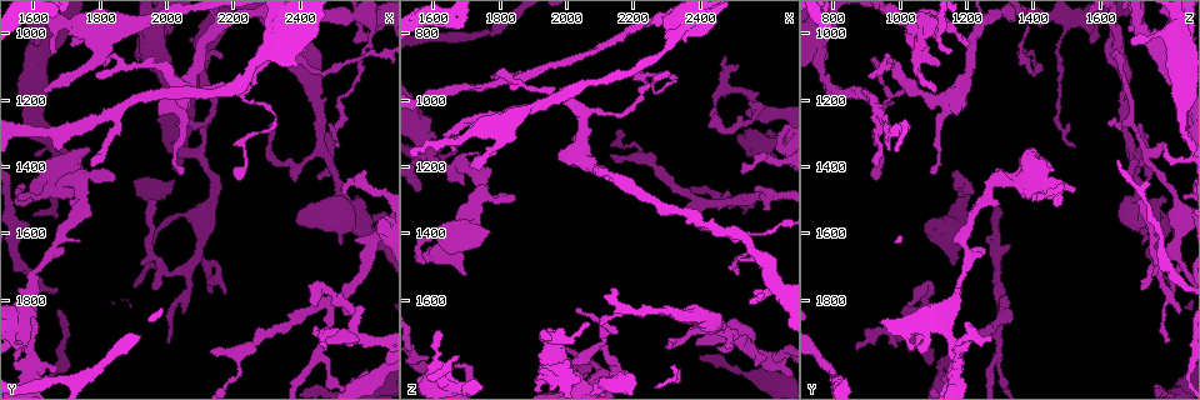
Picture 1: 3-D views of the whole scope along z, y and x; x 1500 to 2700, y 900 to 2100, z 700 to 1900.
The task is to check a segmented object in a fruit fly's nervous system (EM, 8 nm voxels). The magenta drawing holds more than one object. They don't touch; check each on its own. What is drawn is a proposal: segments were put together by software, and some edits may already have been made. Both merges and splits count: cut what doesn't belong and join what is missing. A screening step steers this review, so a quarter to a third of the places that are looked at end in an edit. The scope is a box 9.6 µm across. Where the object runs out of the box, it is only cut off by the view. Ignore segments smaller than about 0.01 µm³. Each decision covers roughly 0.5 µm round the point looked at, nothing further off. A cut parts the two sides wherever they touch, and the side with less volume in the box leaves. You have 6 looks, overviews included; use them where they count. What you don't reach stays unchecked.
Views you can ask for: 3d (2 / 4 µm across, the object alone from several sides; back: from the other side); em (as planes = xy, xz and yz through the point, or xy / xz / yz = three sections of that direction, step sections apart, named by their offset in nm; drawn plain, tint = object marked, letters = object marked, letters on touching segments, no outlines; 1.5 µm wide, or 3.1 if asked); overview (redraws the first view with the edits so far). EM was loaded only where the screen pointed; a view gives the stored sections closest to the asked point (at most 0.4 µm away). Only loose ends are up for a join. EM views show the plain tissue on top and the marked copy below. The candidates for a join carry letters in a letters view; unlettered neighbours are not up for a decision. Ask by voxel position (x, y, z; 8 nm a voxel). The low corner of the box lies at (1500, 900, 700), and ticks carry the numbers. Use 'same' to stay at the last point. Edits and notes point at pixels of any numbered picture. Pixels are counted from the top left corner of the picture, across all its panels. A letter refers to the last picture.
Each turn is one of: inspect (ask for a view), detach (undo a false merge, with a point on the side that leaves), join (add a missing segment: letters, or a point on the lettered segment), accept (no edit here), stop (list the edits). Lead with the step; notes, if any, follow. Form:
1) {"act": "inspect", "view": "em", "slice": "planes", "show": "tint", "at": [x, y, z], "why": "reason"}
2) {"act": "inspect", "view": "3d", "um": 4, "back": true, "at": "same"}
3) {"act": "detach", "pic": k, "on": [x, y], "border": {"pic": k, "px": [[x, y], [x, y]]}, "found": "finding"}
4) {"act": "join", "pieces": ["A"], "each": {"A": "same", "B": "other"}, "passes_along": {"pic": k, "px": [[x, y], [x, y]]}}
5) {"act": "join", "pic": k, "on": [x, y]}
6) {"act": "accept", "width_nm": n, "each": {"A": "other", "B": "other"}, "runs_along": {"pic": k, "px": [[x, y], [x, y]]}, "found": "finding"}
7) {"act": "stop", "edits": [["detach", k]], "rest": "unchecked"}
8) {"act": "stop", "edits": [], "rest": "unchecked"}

{"act": "inspect", "view": "em", "slice": "planes", "show": "letters", "at": [2210, 1440, 910], "why": "branch stops here"}

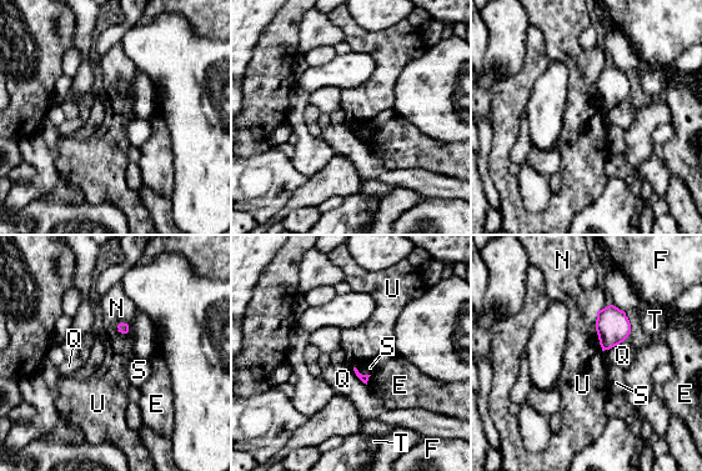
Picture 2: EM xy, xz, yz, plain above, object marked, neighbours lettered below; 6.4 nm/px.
{"act": "accept", "each": {"E": "other", "F": "other", "N": "other", "Q": "other", "S": "other", "T": "other", "U": "other"}, "found": "none of them fits"}

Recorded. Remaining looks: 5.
{"act": "inspect", "view": "em", "slice": "planes", "show": "tint", "at": [2520, 1640, 1740], "why": "free end"}

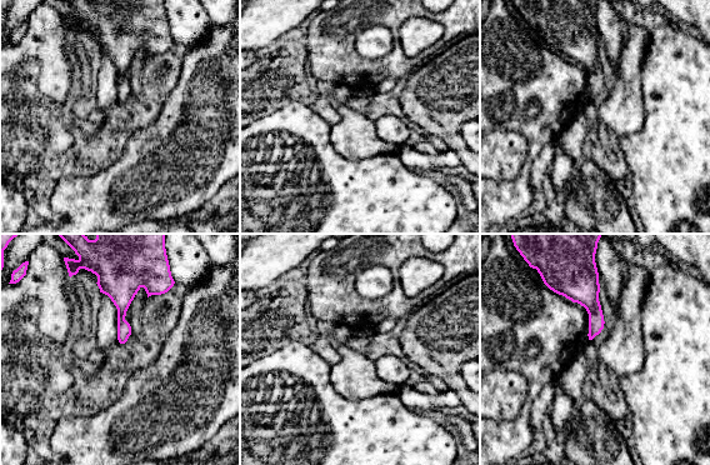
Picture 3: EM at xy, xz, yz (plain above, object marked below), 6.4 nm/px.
{"act": "inspect", "view": "em", "slice": "planes", "show": "letters", "at": "same", "why": "see the neighbours"}

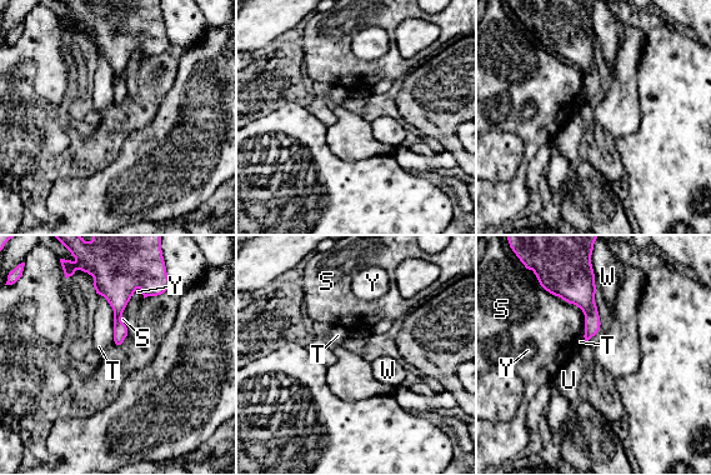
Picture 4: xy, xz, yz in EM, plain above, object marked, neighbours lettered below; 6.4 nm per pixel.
{"act": "accept", "each": {"S": "other", "T": "other", "U": "other", "W": "other", "Y": "other"}, "border": {"pic": 4, "px": [[98, 293], [113, 310], [115, 341]]}, "found": "none of them fits"}

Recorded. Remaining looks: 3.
{"act": "inspect", "view": "em", "slice": "planes", "show": "letters", "at": [2030, 1260, 1630], "why": "thin end"}

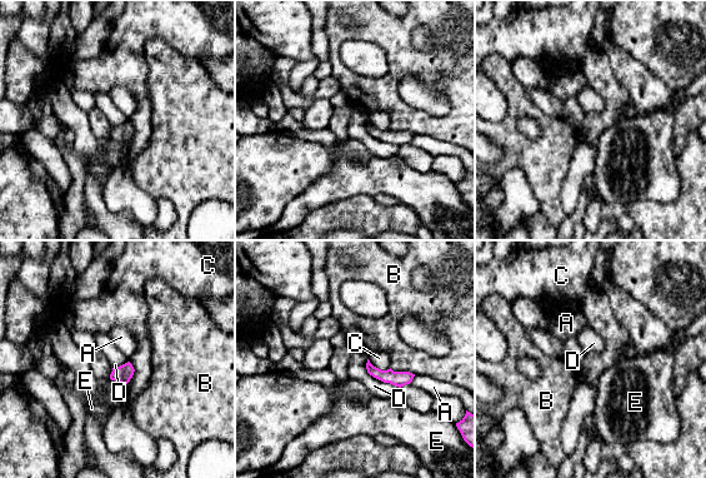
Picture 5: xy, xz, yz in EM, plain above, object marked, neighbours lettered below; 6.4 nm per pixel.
{"act": "accept", "width_nm": 70, "each": {"A": "other", "B": "other", "C": "other", "D": "other", "E": "other"}, "runs_along": {"pic": 5, "px": [[370, 368], [382, 376], [409, 378]]}, "found": "none of them fits"}

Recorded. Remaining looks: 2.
{"act": "stop", "edits": [], "rest": "unchecked"}

